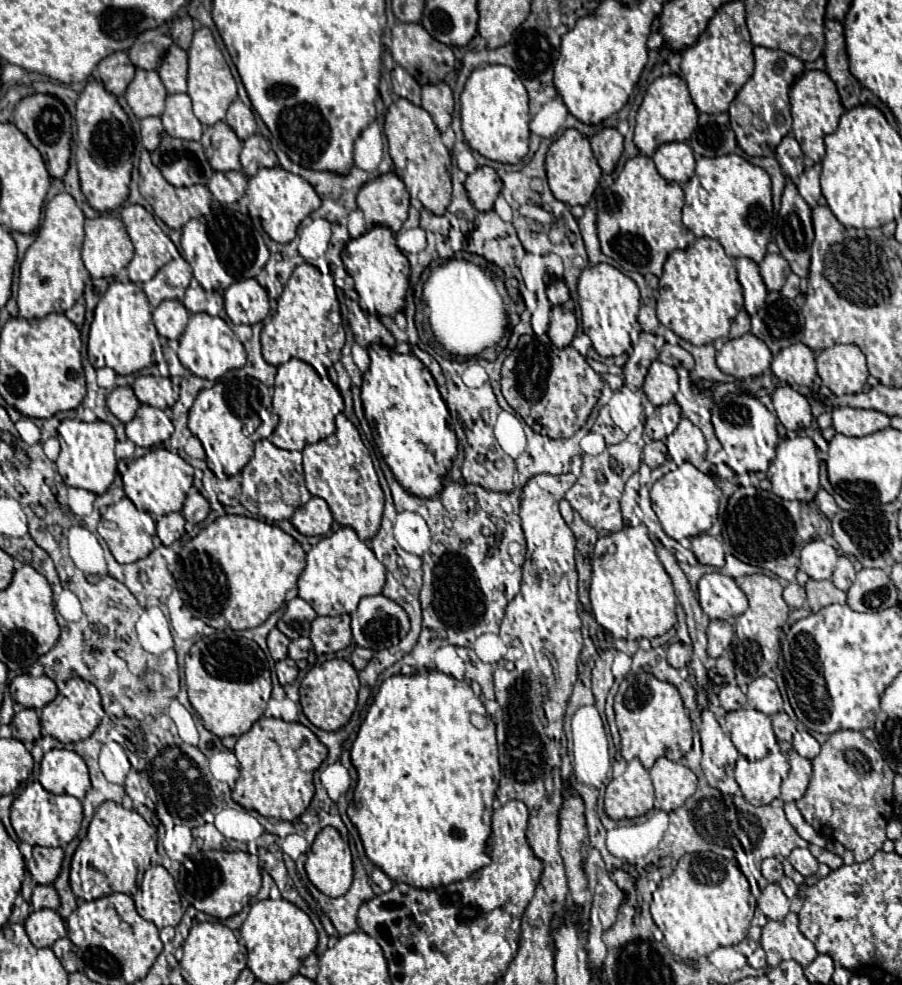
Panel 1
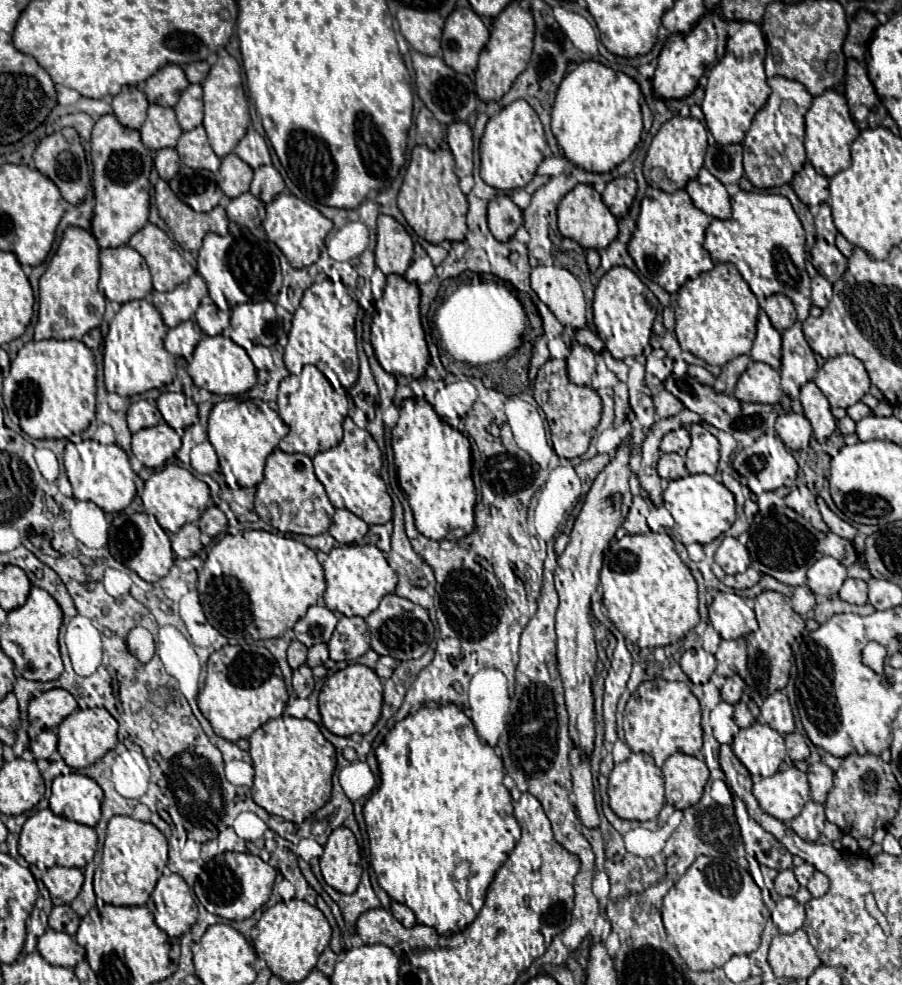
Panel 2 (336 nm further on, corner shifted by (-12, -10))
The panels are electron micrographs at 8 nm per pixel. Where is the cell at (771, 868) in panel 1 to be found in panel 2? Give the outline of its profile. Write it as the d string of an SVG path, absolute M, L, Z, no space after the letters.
M784 870L784 872L778 872L776 880L774 880L774 886L776 886L776 892L780 896L796 896L800 886L794 878L794 872L792 870Z

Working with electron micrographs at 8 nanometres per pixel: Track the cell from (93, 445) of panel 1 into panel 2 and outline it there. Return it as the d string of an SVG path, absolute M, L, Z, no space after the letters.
M84 440L82 444L76 446L76 444L68 442L66 450L64 450L64 466L66 466L68 480L74 488L74 498L94 502L104 512L124 510L136 494L136 486L132 480L134 472L128 466L128 454L118 444L102 446L100 442Z

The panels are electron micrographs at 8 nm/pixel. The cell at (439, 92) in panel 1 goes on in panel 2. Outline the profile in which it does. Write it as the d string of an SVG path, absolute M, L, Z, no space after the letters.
M452 122L446 130L448 146L456 158L456 174L468 176L472 174L472 132L466 122Z

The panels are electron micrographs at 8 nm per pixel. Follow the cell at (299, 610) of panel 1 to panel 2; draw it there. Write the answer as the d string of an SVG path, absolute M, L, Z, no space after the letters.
M310 606L294 626L296 640L300 640L308 648L318 642L328 642L336 622L336 614L326 606Z

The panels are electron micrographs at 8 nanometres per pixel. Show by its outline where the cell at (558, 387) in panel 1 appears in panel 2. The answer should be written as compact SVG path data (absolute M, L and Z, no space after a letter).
M548 360L538 370L538 376L534 380L534 400L538 402L538 406L546 414L556 454L560 458L566 458L566 460L582 456L588 450L592 430L600 422L602 402L600 402L598 392L592 386L574 384L566 374L566 362L564 360Z

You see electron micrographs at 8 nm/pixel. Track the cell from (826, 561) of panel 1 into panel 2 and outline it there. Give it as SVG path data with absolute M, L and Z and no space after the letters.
M830 556L816 560L808 568L808 586L816 596L826 596L826 598L836 596L846 578L848 578L846 566Z

